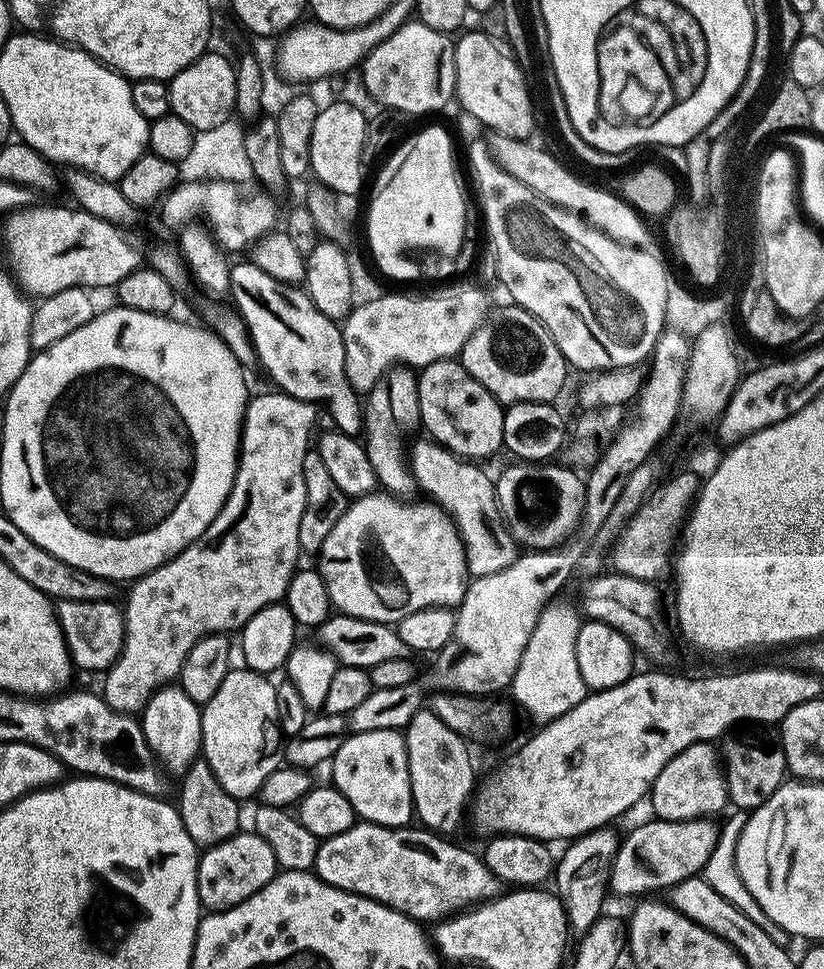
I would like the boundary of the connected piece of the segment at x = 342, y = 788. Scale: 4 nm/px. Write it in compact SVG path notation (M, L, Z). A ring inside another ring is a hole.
M368 728L353 731L353 736L344 736L342 746L330 760L332 766L331 783L354 806L357 817L370 824L381 824L387 828L402 828L414 820L412 806L412 783L408 769L408 751L403 731L397 729Z

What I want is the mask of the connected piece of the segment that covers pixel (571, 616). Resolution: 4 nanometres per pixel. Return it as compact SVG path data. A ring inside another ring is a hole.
M560 603L549 604L538 618L538 626L534 626L530 642L526 642L520 668L514 674L510 685L510 693L512 692L517 700L515 703L521 709L524 707L533 712L540 722L557 720L590 694L586 682L582 682L582 674L578 674L576 639L582 616L580 617L570 605Z

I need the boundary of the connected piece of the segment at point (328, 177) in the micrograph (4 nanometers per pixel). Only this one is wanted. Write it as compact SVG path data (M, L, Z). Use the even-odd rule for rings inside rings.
M340 100L337 104L324 104L318 118L314 118L314 134L310 134L310 172L319 183L338 190L338 194L350 194L359 197L364 180L360 177L360 167L366 164L364 159L364 139L368 129L368 120L360 108Z

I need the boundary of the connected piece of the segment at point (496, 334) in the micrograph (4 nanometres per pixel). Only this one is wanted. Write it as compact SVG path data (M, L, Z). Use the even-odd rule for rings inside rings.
M505 303L505 308L496 308L487 313L473 328L463 350L458 357L461 366L498 401L501 406L517 404L518 402L542 402L547 404L555 401L556 395L564 388L568 380L570 365L564 359L562 350L554 342L550 330L538 318L534 318L524 308L517 308L515 304Z

